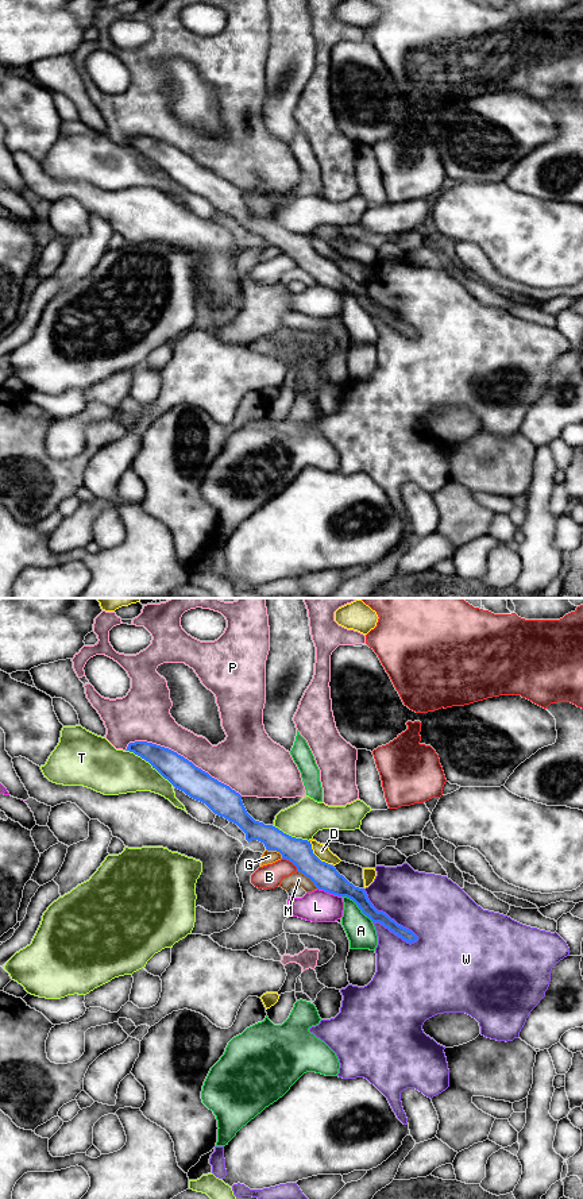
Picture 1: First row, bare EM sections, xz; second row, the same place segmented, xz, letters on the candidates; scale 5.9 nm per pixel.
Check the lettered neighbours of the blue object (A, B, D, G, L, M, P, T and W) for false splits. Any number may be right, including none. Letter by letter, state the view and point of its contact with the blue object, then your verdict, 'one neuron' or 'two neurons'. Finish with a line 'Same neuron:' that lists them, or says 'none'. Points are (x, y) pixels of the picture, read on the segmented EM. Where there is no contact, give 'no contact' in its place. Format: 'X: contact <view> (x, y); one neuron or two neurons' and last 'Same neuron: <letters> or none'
A: contact xz (358, 906); two neurons
B: contact xz (290, 860); two neurons
D: contact xz (315, 855); two neurons
G: contact xz (275, 849); two neurons
L: contact xz (329, 893); two neurons
M: contact xz (308, 876); two neurons
P: contact xz (182, 756); two neurons
T: contact xz (150, 763); two neurons
W: contact xz (387, 916); two neurons
Same neuron: none

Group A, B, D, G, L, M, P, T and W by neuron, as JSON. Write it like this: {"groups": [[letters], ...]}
{"groups": [["A"], ["B"], ["D"], ["G"], ["L"], ["M"], ["P"], ["T"], ["W"]]}

